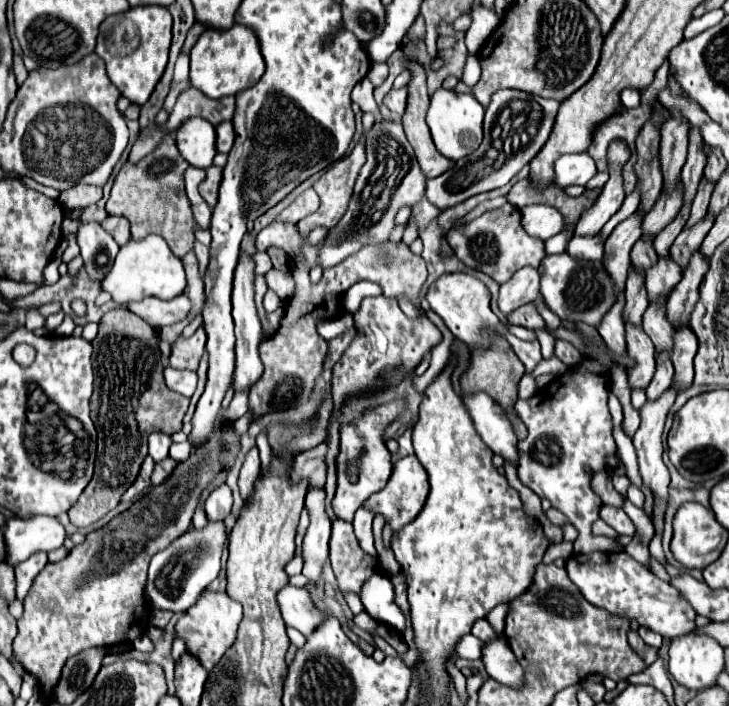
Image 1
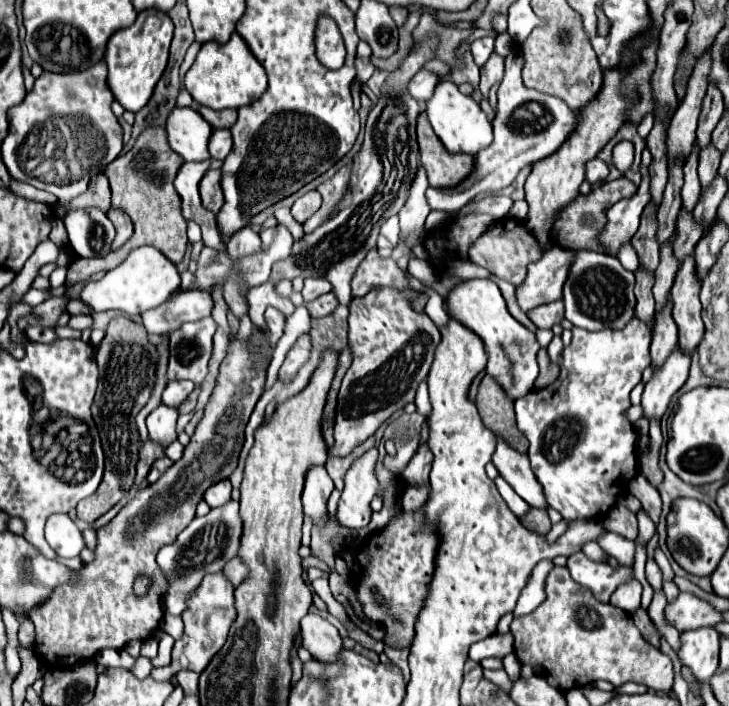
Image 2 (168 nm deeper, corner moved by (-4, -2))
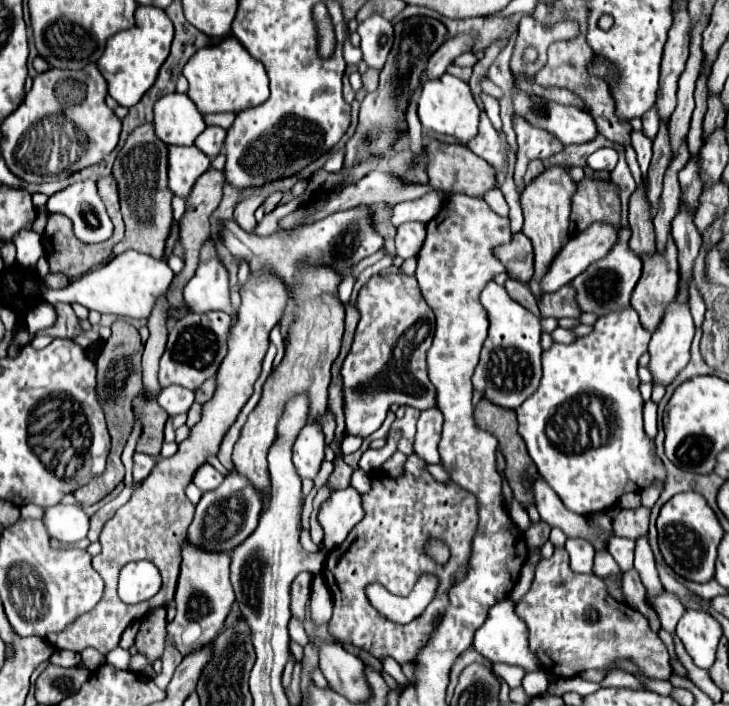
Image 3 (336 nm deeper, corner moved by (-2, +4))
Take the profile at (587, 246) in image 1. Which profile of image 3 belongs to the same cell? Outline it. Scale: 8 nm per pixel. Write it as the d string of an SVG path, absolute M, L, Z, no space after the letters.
M632 131L632 147L638 155L642 175L646 177L646 171L648 171L648 165L650 165L650 159L652 159L652 139L648 139L644 135L644 131Z

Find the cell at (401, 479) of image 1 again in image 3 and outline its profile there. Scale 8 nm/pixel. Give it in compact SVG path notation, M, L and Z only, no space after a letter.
M438 407L422 411L422 415L418 419L414 453L428 463L440 463L438 441L440 441L440 433L442 433L442 421L444 421L444 417Z

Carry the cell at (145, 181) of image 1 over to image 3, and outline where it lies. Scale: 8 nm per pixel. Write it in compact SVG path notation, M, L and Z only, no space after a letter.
M150 123L136 127L120 149L114 163L114 179L120 191L120 207L126 223L126 237L114 247L114 255L120 255L128 249L152 255L162 259L164 243L172 225L172 191L166 183L166 143L162 143Z

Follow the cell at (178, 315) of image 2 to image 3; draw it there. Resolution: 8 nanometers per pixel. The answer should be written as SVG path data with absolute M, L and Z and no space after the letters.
M218 255L198 265L196 275L184 287L184 301L194 313L224 311L236 321L238 311L232 307L230 301L228 267Z

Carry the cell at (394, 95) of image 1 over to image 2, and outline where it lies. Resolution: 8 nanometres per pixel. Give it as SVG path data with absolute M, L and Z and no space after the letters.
M420 69L412 77L412 81L408 83L408 95L414 97L418 103L426 103L432 97L432 93L434 93L436 83L438 83L438 77L436 75Z

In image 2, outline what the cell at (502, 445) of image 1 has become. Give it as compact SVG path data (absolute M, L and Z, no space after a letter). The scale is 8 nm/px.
M500 435L496 437L498 445L492 455L492 463L500 471L500 475L512 485L512 489L530 505L530 507L548 507L544 501L544 493L540 489L540 483L536 481L530 461L524 453L518 453L510 447L506 439Z

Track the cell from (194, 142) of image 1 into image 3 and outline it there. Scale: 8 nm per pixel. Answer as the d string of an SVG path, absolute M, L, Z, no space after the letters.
M170 93L158 99L154 105L154 129L158 139L162 139L166 145L192 145L194 139L206 129L206 123L202 119L202 113L196 111L196 105L186 93Z

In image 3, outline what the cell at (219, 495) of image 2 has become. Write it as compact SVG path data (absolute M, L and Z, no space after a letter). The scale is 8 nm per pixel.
M204 463L202 467L198 467L198 471L194 473L194 483L200 491L214 491L220 483L222 483L222 473L216 471L210 463Z

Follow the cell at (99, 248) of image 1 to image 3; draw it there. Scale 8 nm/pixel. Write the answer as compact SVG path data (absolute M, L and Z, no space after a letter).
M92 179L72 183L50 195L46 207L50 213L70 217L76 237L84 243L102 243L112 235L112 221Z

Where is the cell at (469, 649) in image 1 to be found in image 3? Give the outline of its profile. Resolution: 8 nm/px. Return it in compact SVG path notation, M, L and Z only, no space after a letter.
M508 595L502 603L496 603L490 613L488 613L488 619L484 621L484 625L476 631L476 651L482 653L488 661L492 663L506 663L506 665L516 665L516 667L522 667L526 673L532 673L532 671L542 671L542 665L538 661L538 657L530 651L528 647L528 627L526 623L516 615L514 611L516 603L512 601L512 597Z

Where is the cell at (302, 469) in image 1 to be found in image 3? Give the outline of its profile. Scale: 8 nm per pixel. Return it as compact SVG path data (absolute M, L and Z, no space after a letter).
M390 273L386 277L380 275L370 277L370 281L358 293L356 307L360 311L360 323L356 329L352 349L342 367L344 413L346 413L346 433L368 437L384 423L386 413L394 403L410 405L420 411L436 405L436 389L428 379L426 367L426 351L430 349L434 335L434 313L422 299L416 279L398 273Z

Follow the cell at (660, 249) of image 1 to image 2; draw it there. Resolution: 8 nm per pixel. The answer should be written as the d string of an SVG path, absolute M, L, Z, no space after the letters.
M694 145L692 157L684 165L684 187L682 187L682 209L694 211L700 201L700 181L698 181L698 149Z

